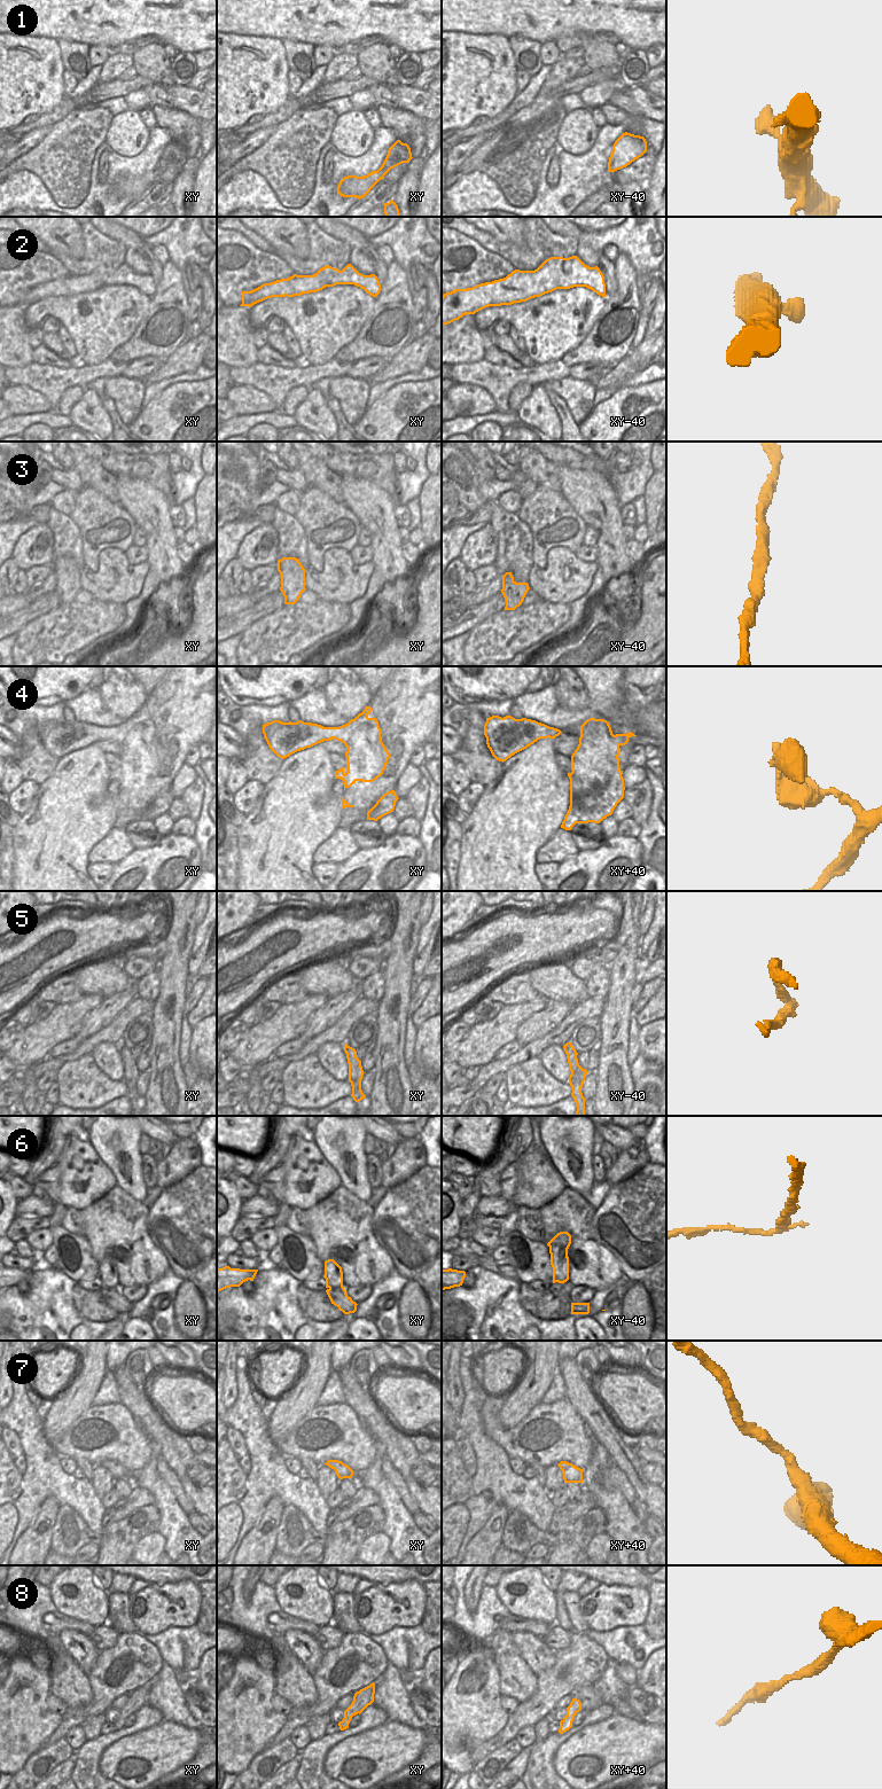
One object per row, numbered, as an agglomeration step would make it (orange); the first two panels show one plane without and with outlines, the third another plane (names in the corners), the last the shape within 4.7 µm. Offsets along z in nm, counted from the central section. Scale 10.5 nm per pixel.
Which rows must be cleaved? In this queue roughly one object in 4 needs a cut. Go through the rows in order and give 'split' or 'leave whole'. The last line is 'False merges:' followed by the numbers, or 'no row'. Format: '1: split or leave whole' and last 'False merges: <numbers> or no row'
1: leave whole
2: leave whole
3: leave whole
4: split
5: split
6: split
7: leave whole
8: leave whole
False merges: 4, 5, 6

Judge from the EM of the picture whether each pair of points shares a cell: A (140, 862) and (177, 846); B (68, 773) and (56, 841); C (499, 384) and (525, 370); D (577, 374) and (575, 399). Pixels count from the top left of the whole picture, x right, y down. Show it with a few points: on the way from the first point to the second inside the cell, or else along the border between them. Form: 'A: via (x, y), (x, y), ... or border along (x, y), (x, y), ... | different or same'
A: via (149, 862), (161, 862), (168, 856) | same
B: via (68, 790), (68, 818), (63, 823) | same
C: via (506, 377), (518, 376) | same
D: border along (569, 375), (575, 379), (588, 380) | different

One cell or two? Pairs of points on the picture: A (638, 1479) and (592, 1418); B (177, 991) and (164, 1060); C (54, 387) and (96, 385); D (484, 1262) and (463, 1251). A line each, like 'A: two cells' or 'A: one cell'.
A: one cell
B: one cell
C: two cells
D: one cell

